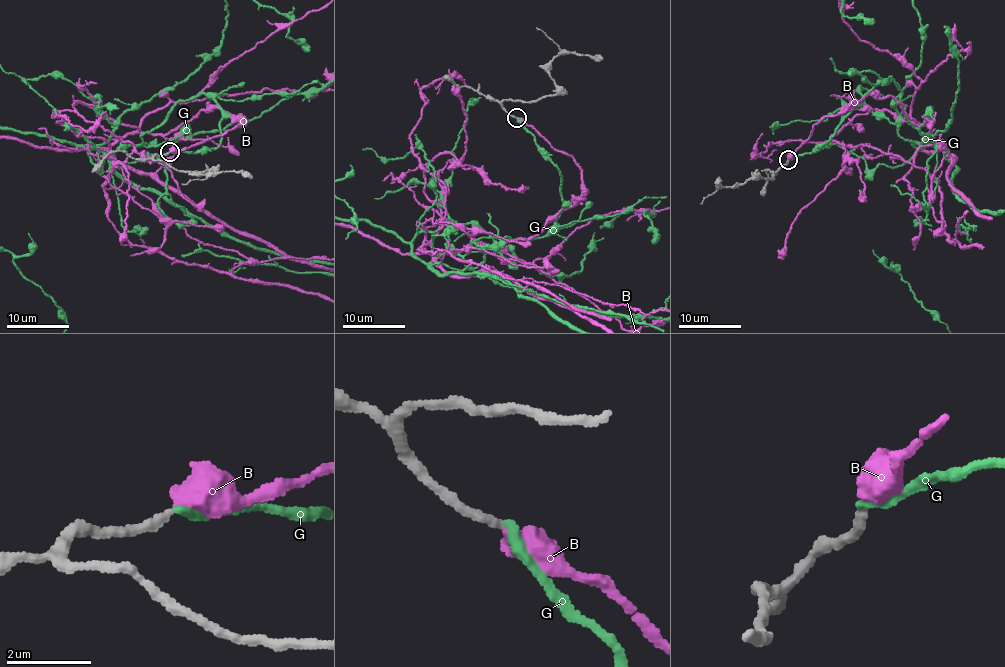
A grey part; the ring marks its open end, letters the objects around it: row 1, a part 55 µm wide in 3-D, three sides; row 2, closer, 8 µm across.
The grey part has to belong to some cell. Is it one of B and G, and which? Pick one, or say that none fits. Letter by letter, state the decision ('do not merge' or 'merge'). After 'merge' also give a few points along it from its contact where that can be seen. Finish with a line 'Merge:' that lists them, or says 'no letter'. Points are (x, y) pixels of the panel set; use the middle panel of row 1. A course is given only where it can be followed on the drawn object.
B: merge
G: do not merge
Merge: B

